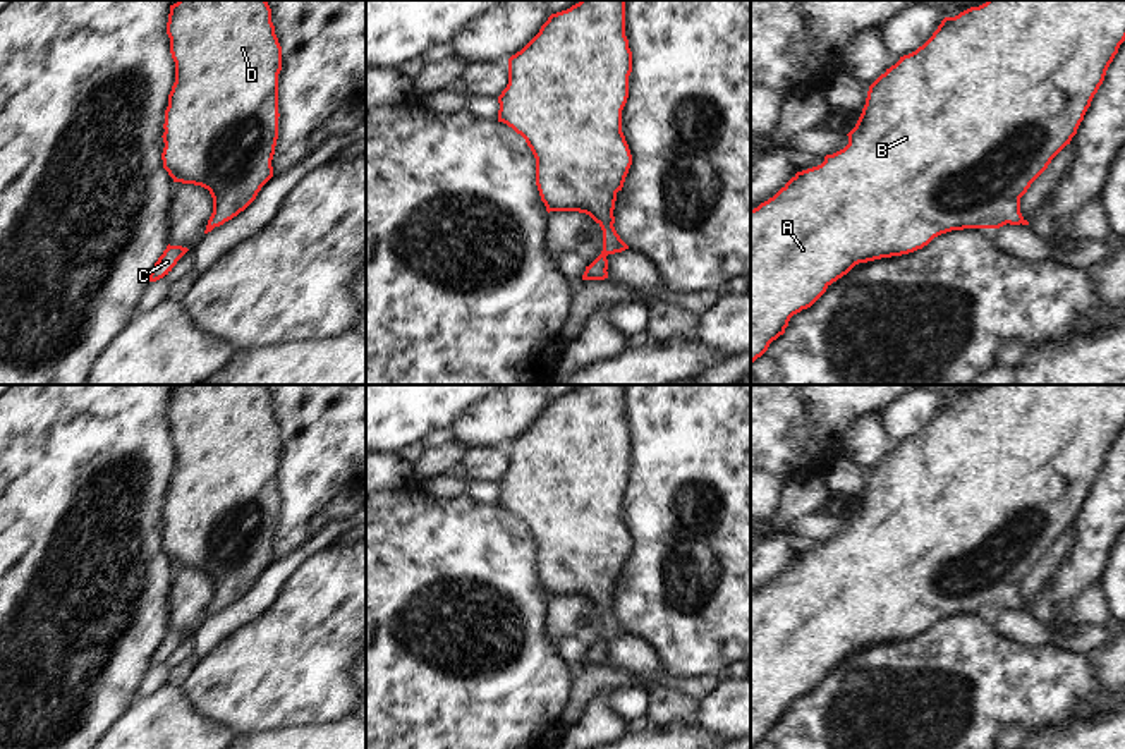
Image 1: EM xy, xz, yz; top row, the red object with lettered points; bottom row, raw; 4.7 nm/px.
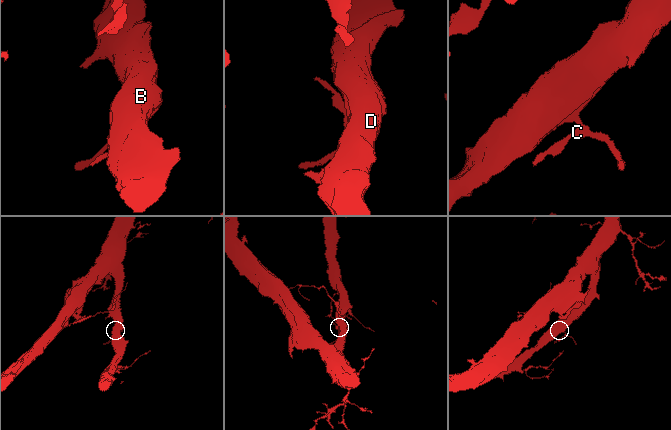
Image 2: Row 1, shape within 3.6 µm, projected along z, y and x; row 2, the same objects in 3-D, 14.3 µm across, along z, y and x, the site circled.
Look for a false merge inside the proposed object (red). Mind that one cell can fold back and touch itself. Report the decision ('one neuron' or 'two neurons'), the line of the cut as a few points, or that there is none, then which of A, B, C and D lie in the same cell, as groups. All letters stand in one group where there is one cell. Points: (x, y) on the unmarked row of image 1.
one neuron; cut none; groups A B C D

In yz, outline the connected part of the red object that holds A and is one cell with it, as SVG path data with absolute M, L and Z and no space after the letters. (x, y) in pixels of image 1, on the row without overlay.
M988 385L955 402L945 402L922 431L900 441L869 471L862 498L847 519L848 529L843 534L826 539L818 551L797 557L773 582L751 594L751 749L768 735L773 725L785 718L794 699L811 692L833 667L847 660L855 649L914 637L952 615L1000 613L1006 608L1029 610L1020 598L1020 582L1077 519L1123 426L1125 385Z

